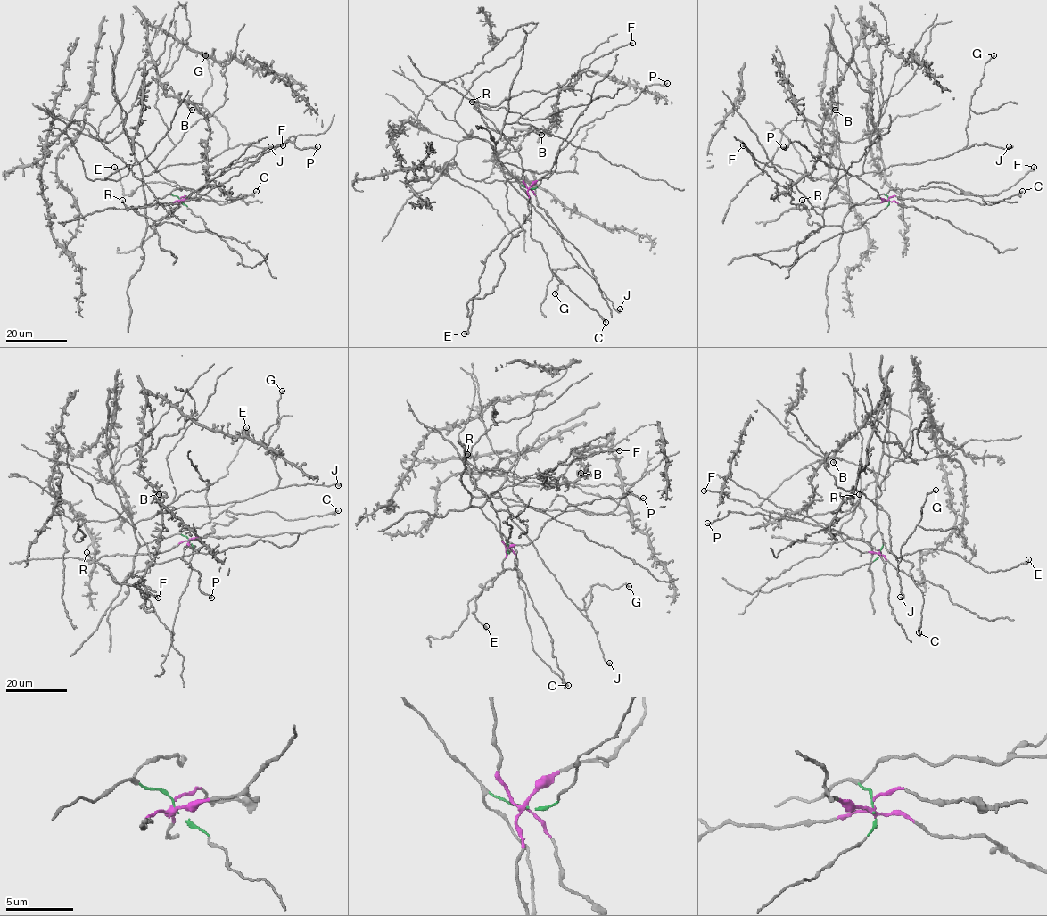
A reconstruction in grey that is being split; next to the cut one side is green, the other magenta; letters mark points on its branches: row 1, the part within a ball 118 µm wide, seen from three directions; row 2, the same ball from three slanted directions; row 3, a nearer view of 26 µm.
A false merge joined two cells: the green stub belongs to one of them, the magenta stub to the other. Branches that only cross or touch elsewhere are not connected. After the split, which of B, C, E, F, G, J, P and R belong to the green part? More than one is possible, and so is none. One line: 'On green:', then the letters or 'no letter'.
On green: B, C, E, G, J

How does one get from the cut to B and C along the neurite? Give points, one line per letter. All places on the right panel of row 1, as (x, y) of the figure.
B: (888, 200), (869, 197), (841, 225), (827, 226), (797, 189), (820, 155), (824, 112), (832, 102), (835, 109)
C: (888, 200), (886, 193), (892, 188), (918, 190), (936, 186), (957, 193), (976, 194), (988, 204), (1022, 192)

